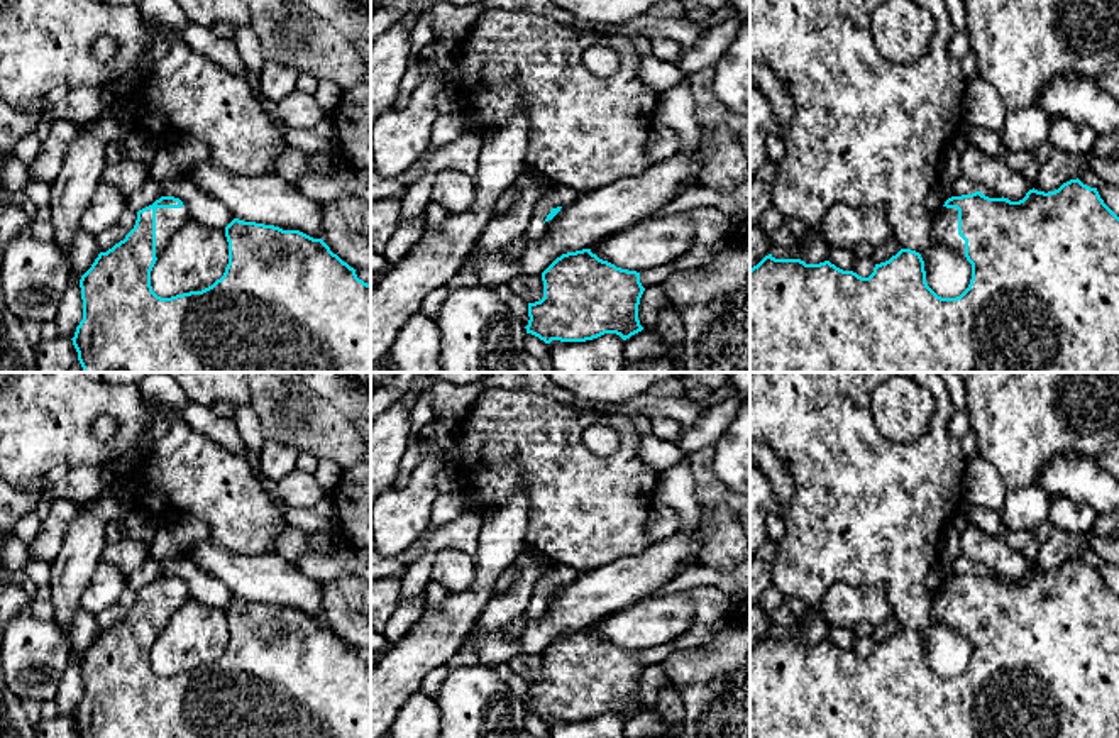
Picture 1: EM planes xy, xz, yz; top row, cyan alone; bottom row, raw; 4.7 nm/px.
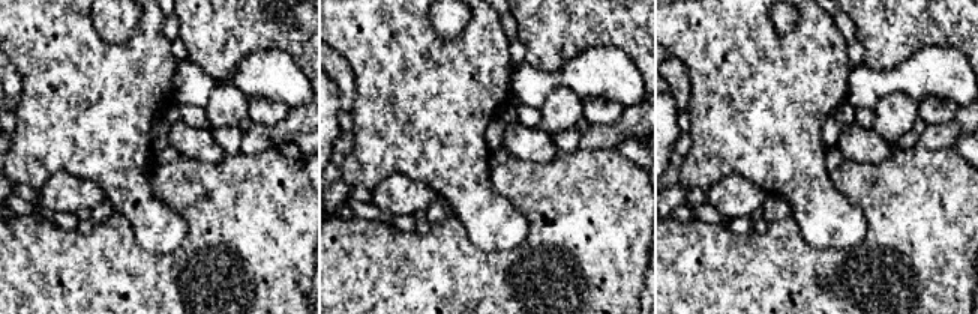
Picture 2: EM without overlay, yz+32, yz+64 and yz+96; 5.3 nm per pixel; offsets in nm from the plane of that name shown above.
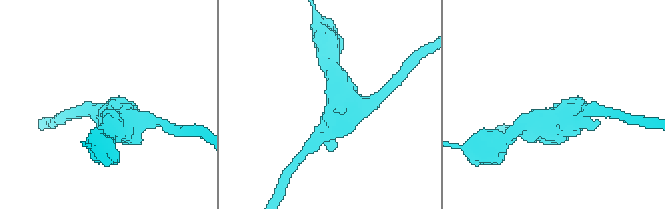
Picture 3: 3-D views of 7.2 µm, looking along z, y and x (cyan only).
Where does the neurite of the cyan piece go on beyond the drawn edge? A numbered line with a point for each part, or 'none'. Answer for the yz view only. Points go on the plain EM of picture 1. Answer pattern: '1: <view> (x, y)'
1: yz (945, 608)

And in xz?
none

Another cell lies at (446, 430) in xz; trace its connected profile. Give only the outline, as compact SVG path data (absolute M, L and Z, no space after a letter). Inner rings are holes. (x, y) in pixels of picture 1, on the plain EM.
M435 416L433 435L430 438L420 438L418 442L408 443L400 462L400 472L410 474L420 464L423 455L444 454L455 443L459 432L459 420Z

